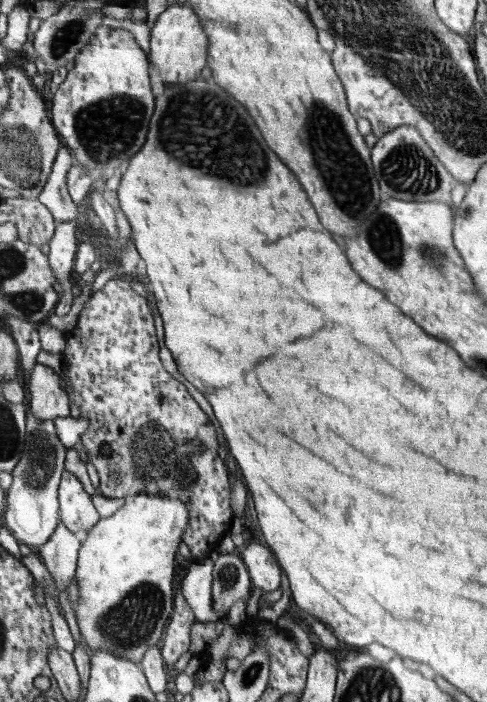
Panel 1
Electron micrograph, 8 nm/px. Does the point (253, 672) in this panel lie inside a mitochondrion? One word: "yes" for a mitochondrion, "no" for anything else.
yes

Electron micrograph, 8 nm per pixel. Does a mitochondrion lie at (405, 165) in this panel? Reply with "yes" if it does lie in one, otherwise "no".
yes

